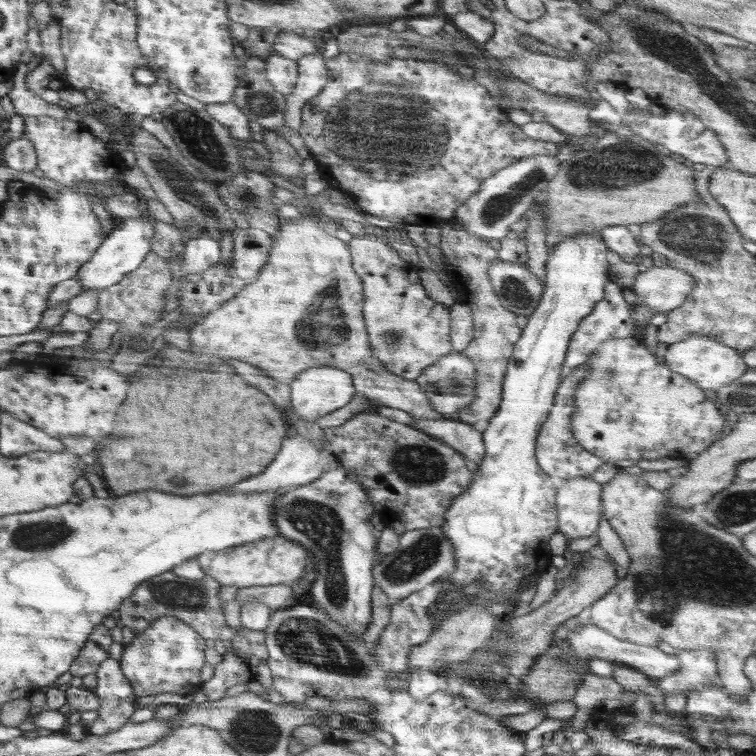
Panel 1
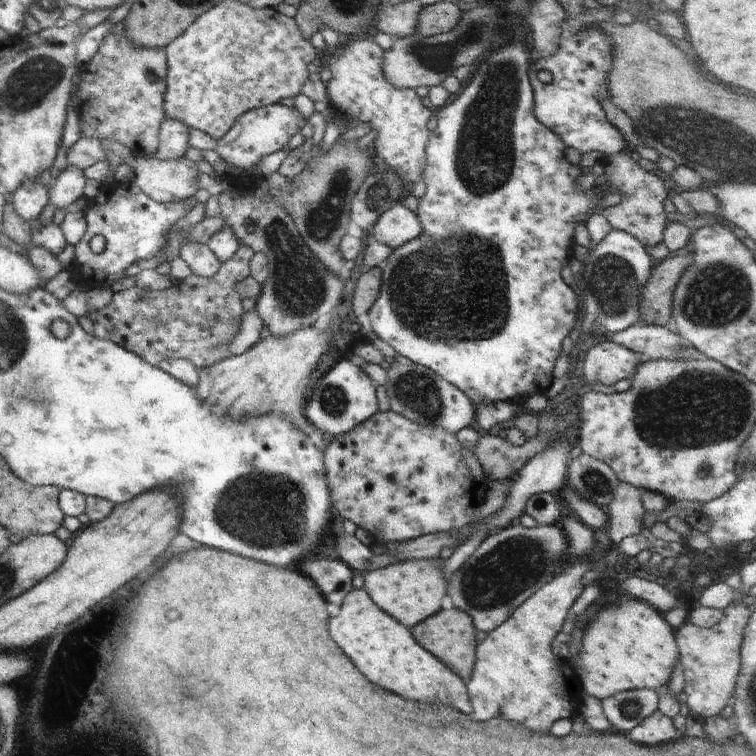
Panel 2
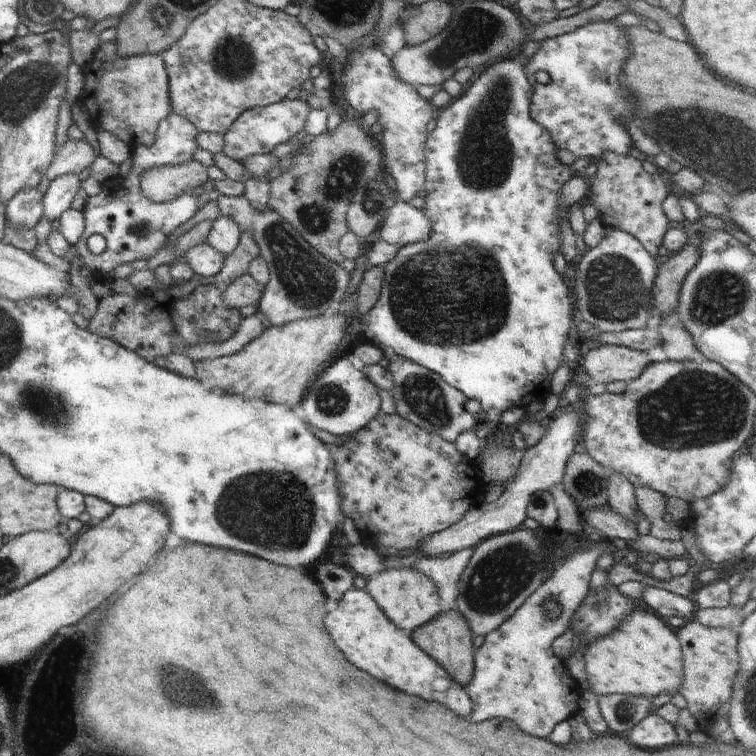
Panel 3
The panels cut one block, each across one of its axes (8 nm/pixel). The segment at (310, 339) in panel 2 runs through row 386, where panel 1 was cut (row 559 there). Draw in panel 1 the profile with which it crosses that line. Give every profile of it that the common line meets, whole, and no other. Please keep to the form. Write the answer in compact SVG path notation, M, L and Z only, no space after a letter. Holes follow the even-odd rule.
M278 534L276 537L261 538L256 542L240 544L224 550L208 550L195 559L206 575L211 576L221 586L270 586L282 583L292 584L305 574L309 550L300 543L288 540Z

